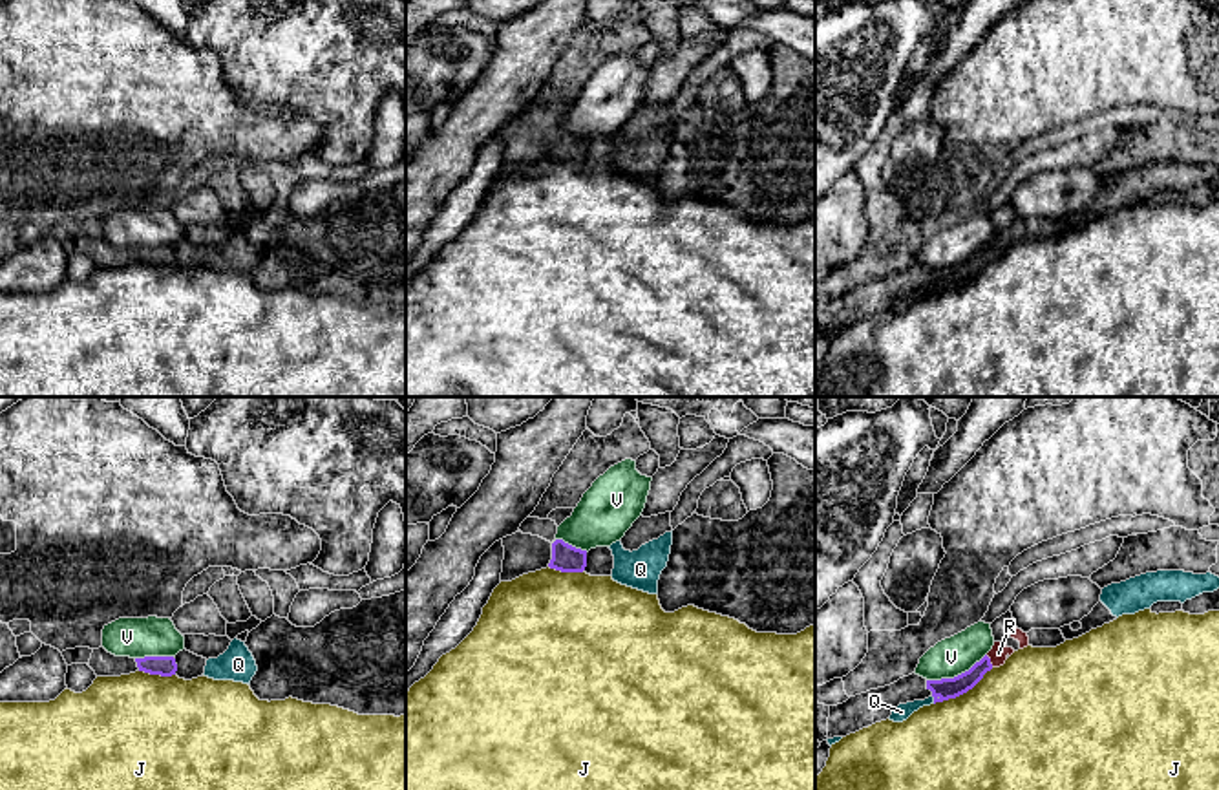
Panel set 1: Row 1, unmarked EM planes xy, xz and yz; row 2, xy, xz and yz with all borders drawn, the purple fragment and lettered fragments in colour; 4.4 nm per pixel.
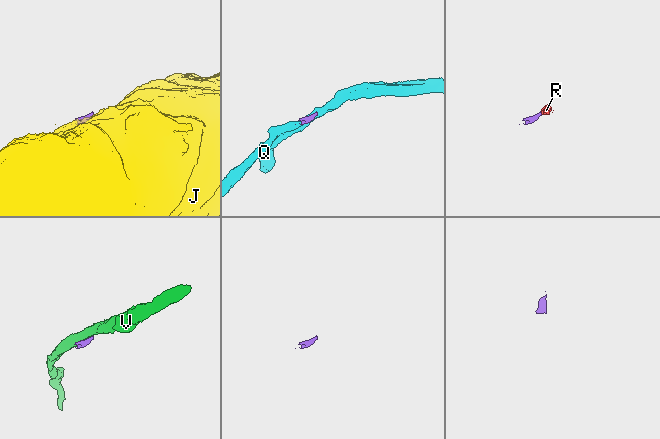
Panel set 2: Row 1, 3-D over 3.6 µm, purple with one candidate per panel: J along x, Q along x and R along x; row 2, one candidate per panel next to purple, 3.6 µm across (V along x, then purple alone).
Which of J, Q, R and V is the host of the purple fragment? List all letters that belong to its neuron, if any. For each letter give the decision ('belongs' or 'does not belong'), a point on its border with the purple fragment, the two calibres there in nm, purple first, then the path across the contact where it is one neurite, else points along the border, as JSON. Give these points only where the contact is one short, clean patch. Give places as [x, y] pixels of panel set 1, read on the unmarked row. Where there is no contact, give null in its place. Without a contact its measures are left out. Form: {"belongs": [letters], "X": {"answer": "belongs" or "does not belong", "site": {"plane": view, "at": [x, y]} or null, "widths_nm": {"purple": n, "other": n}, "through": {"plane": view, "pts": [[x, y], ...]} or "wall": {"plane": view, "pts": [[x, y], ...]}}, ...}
{"belongs": ["R"], "J": {"answer": "does not belong", "site": {"plane": "yz", "at": [964, 282]}, "widths_nm": {"purple": 100, "other": 480}, "wall": {"plane": "yz", "pts": [[993, 258], [965, 282], [934, 295]]}}, "Q": {"answer": "does not belong", "site": {"plane": "yz", "at": [934, 289]}, "widths_nm": {"purple": 100, "other": 70}, "wall": {"plane": "yz", "pts": [[932, 286], [934, 293]]}}, "R": {"answer": "belongs", "site": {"plane": "yz", "at": [989, 251]}, "widths_nm": {"purple": 100, "other": 80}, "through": {"plane": "yz", "pts": [[947, 278], [962, 275], [989, 251], [998, 244]]}}, "V": {"answer": "does not belong", "site": {"plane": "yz", "at": [958, 266]}, "widths_nm": {"purple": 100, "other": 170}, "wall": {"plane": "yz", "pts": [[985, 244], [953, 267], [927, 271]]}}}

